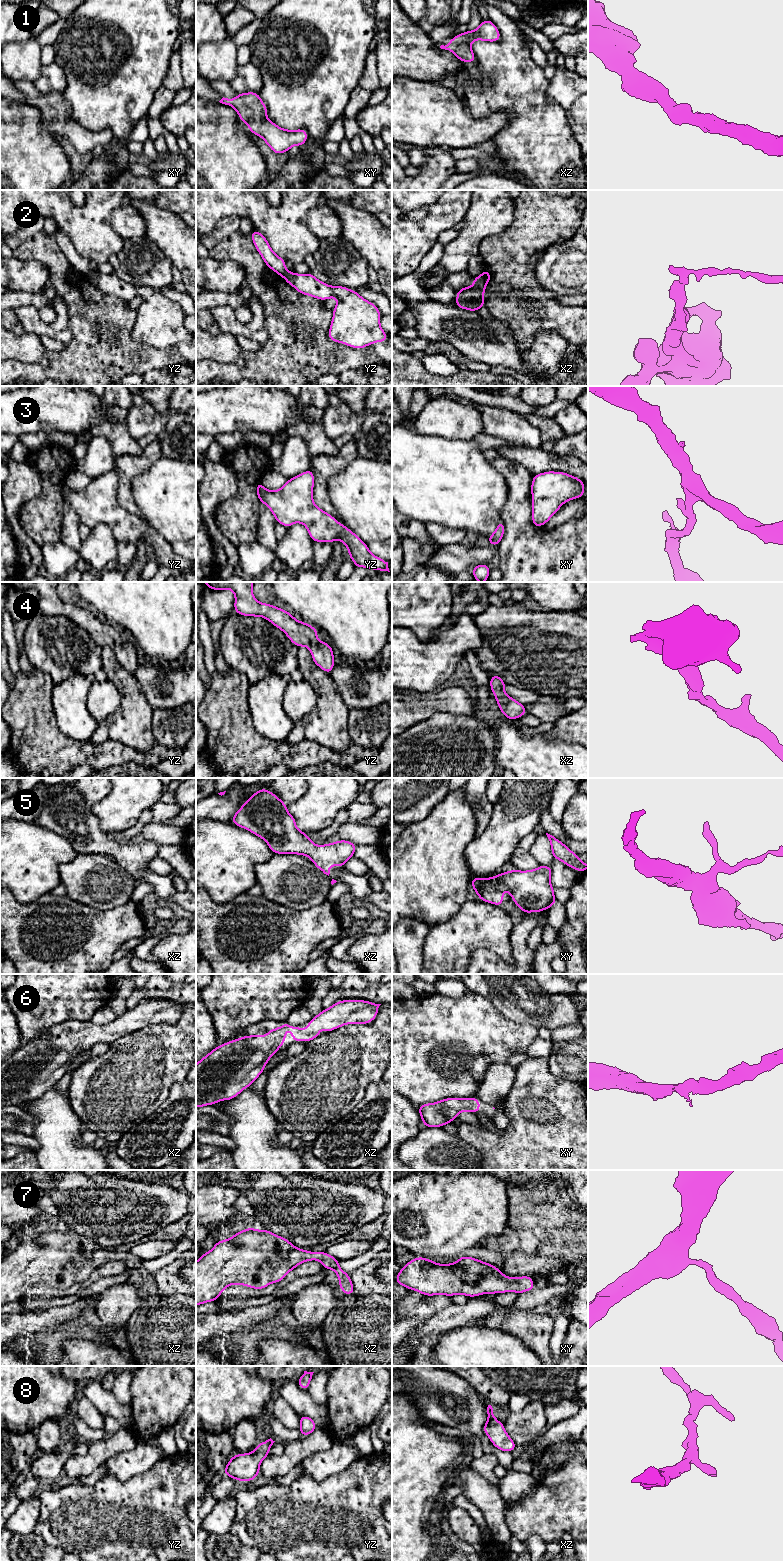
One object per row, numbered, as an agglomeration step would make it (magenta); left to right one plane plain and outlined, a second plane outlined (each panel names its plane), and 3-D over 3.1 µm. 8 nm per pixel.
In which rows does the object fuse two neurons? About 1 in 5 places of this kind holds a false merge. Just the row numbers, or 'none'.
2

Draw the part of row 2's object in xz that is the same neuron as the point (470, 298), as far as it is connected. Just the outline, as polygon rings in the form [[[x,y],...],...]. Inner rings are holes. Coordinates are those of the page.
[[[473,277],[474,285],[472,287],[462,287],[456,294],[456,304],[458,308],[477,312],[485,306],[484,291],[487,282],[479,277]]]

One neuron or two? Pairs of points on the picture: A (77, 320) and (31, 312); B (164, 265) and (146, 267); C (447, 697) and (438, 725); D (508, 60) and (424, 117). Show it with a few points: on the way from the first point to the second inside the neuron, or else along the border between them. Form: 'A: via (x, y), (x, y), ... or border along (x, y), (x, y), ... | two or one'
A: border along (59, 296), (67, 306), (67, 326), (71, 341) | two
B: via (160, 267), (150, 267) | one
C: border along (465, 714), (434, 712), (420, 721) | two
D: border along (464, 101), (467, 111), (472, 116), (482, 116) | two

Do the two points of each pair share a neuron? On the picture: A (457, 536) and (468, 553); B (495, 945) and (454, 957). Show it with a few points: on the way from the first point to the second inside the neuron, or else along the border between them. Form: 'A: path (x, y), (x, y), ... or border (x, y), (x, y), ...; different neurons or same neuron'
A: border (460, 543), (448, 543), (439, 546); different neurons
B: path (485, 942), (469, 942), (464, 947); same neuron

